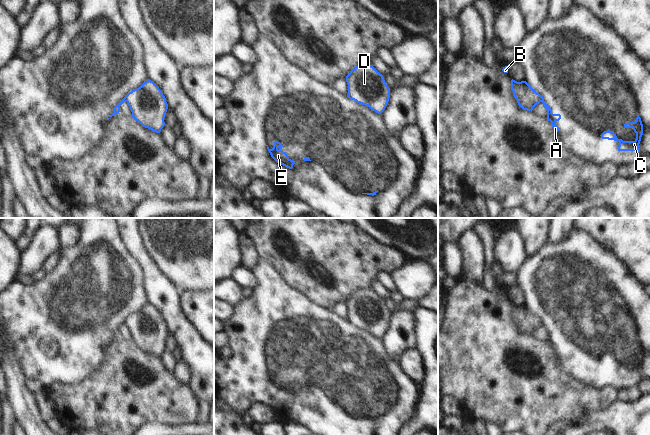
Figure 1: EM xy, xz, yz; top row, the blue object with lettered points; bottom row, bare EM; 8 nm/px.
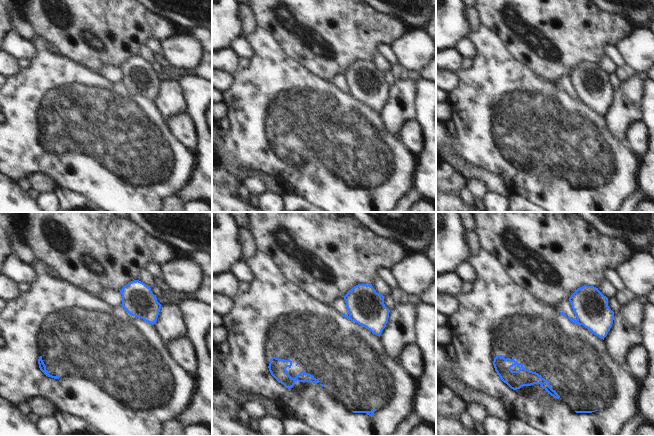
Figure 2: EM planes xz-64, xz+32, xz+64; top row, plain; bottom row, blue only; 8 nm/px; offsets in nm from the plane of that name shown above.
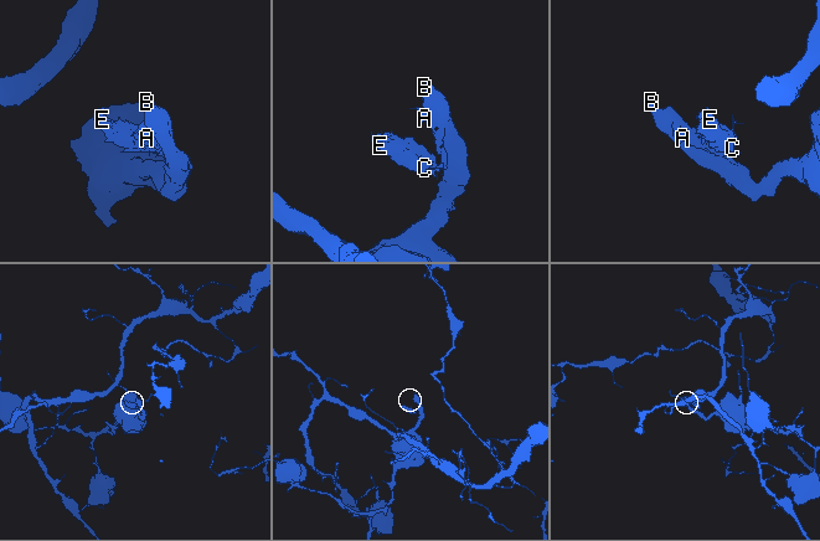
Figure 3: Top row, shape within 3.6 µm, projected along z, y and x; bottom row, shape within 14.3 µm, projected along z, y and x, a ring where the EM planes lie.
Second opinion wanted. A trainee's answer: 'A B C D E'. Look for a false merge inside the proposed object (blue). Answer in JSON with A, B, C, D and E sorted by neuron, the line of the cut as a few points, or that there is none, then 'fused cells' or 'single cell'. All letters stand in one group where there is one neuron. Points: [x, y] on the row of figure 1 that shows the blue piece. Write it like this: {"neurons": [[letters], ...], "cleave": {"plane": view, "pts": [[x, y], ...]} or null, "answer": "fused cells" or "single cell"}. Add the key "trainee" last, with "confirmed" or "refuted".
{"neurons": [["A", "C", "E"], ["B", "D"]], "cleave": {"plane": "xy", "pts": [[125, 96], [126, 101]]}, "answer": "fused cells", "trainee": "refuted"}

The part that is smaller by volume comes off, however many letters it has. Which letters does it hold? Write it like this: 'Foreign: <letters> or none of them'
Foreign: A, C, E

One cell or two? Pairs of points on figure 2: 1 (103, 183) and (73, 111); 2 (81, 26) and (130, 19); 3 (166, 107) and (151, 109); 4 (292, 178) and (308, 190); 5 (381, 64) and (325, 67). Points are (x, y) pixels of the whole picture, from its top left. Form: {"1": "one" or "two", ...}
{"1": "one", "2": "one", "3": "two", "4": "one", "5": "two"}

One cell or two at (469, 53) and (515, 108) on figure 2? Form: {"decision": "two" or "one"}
{"decision": "two"}

